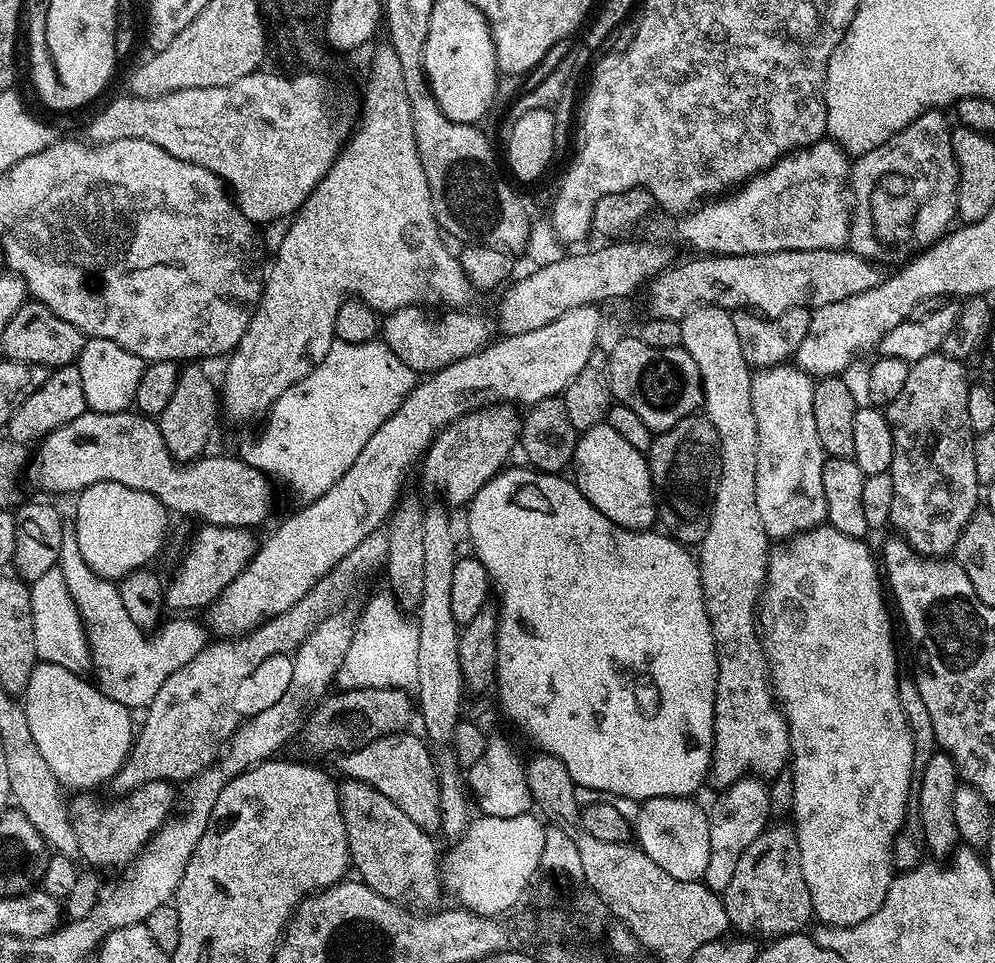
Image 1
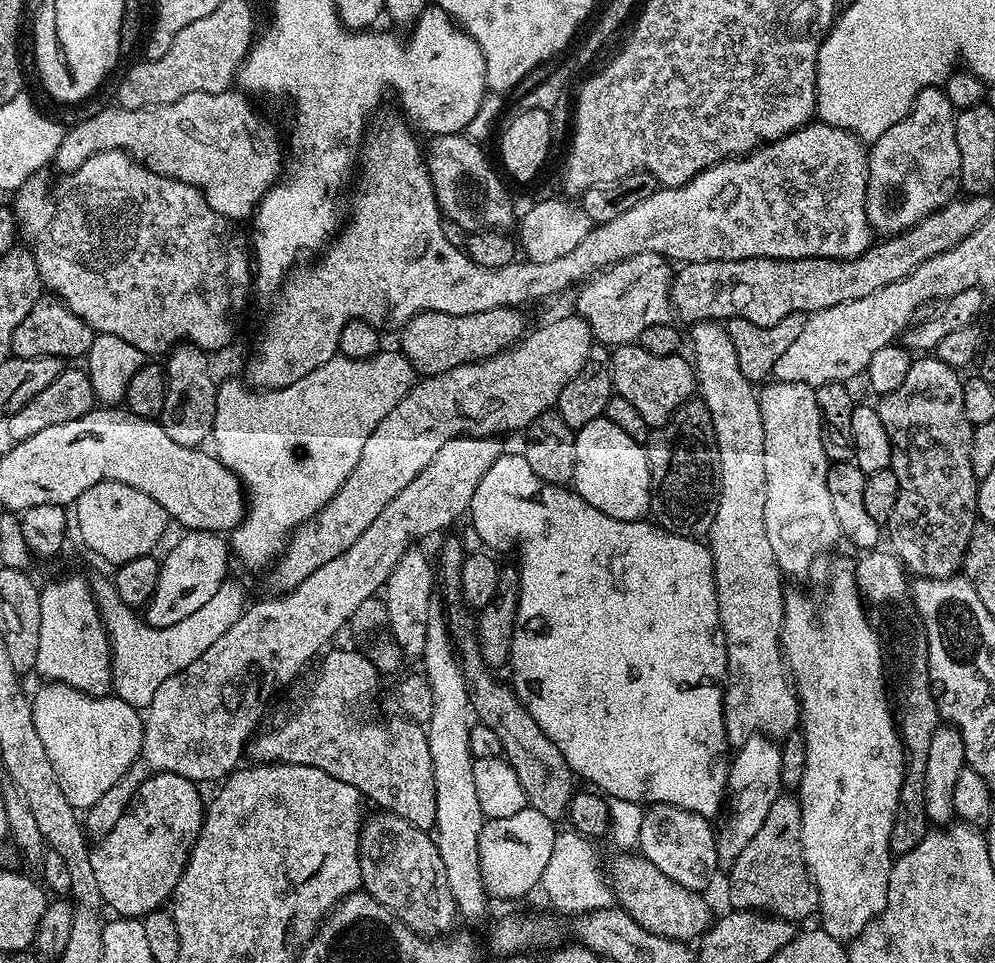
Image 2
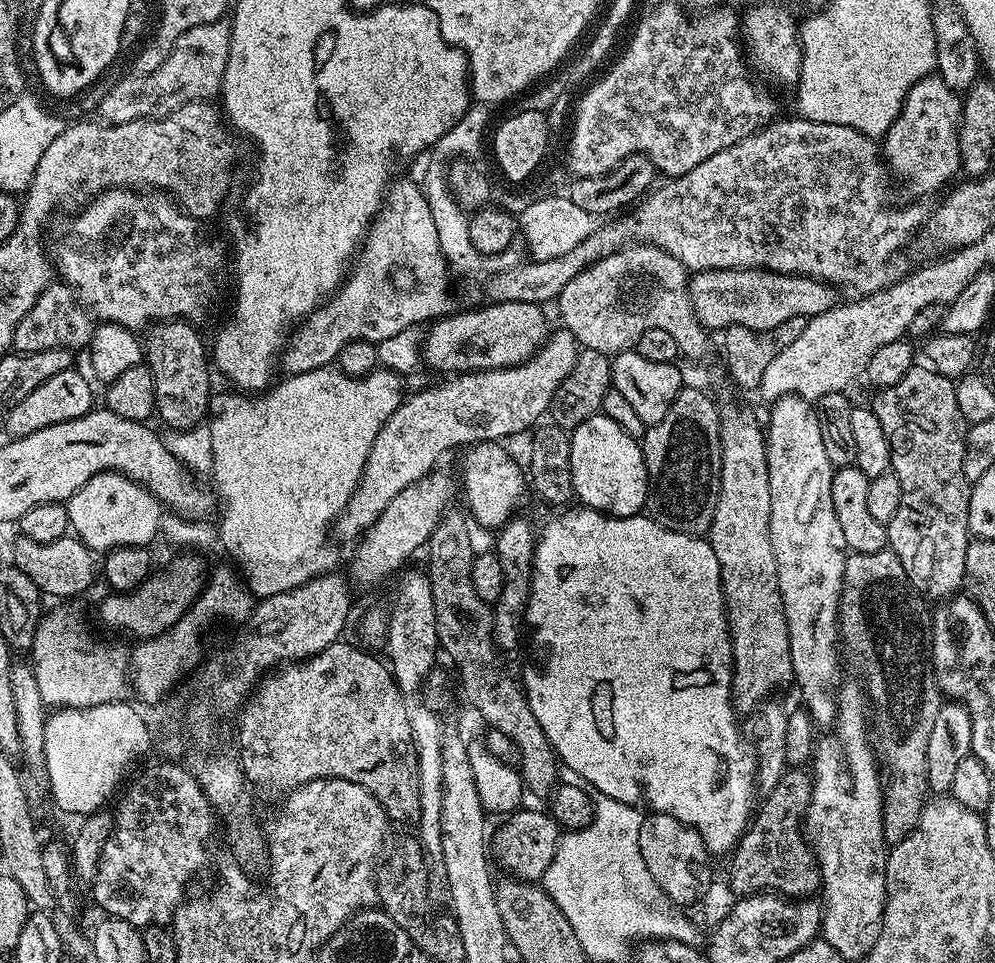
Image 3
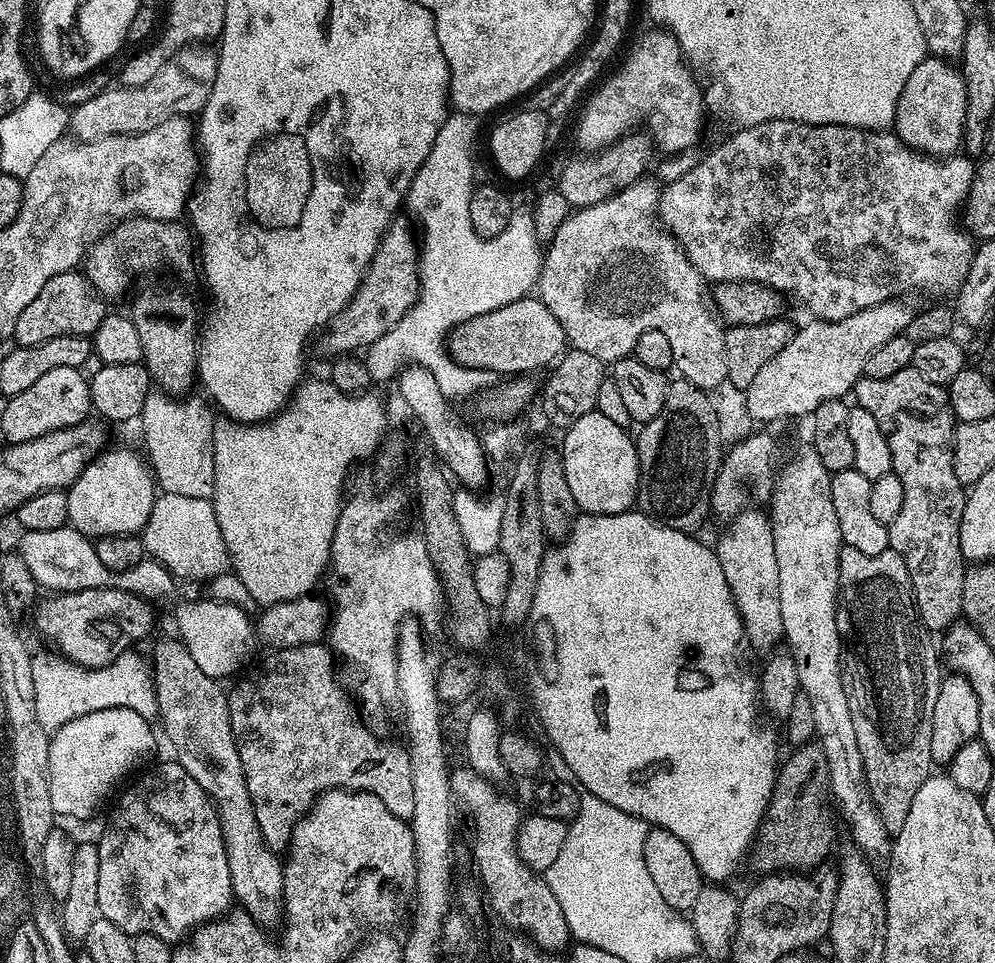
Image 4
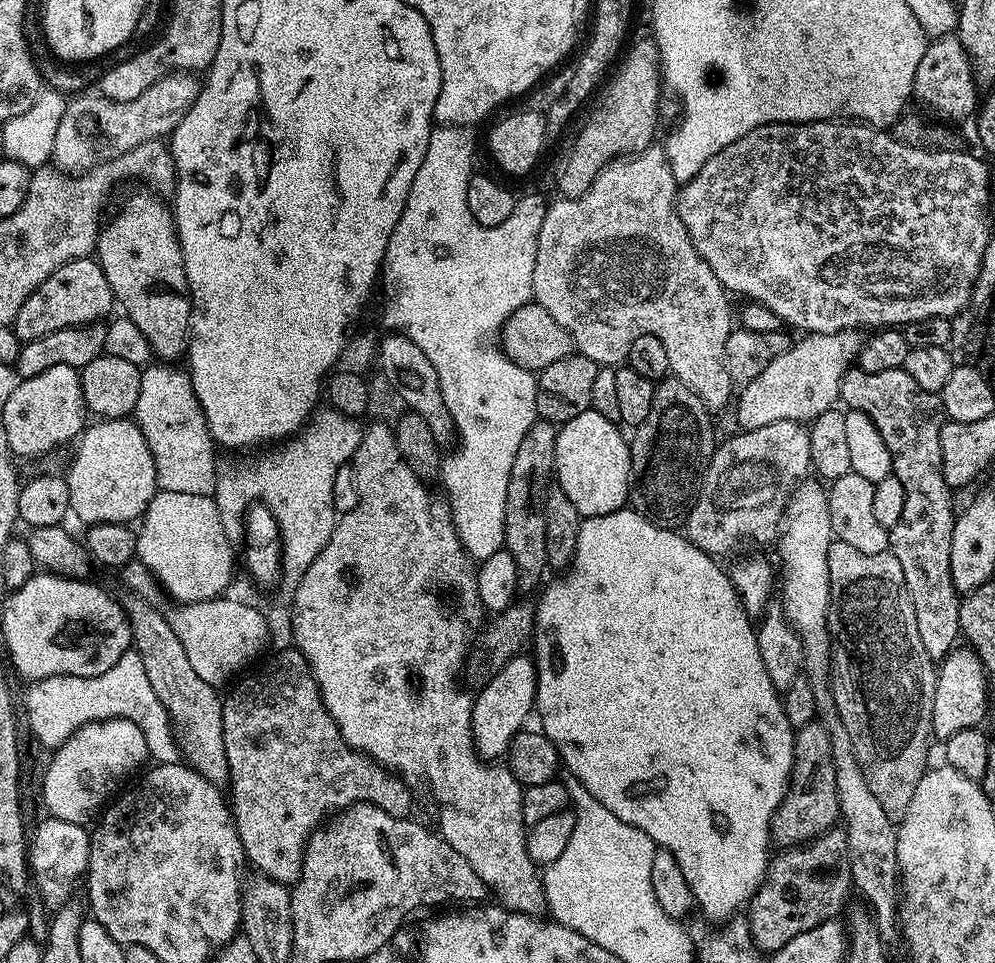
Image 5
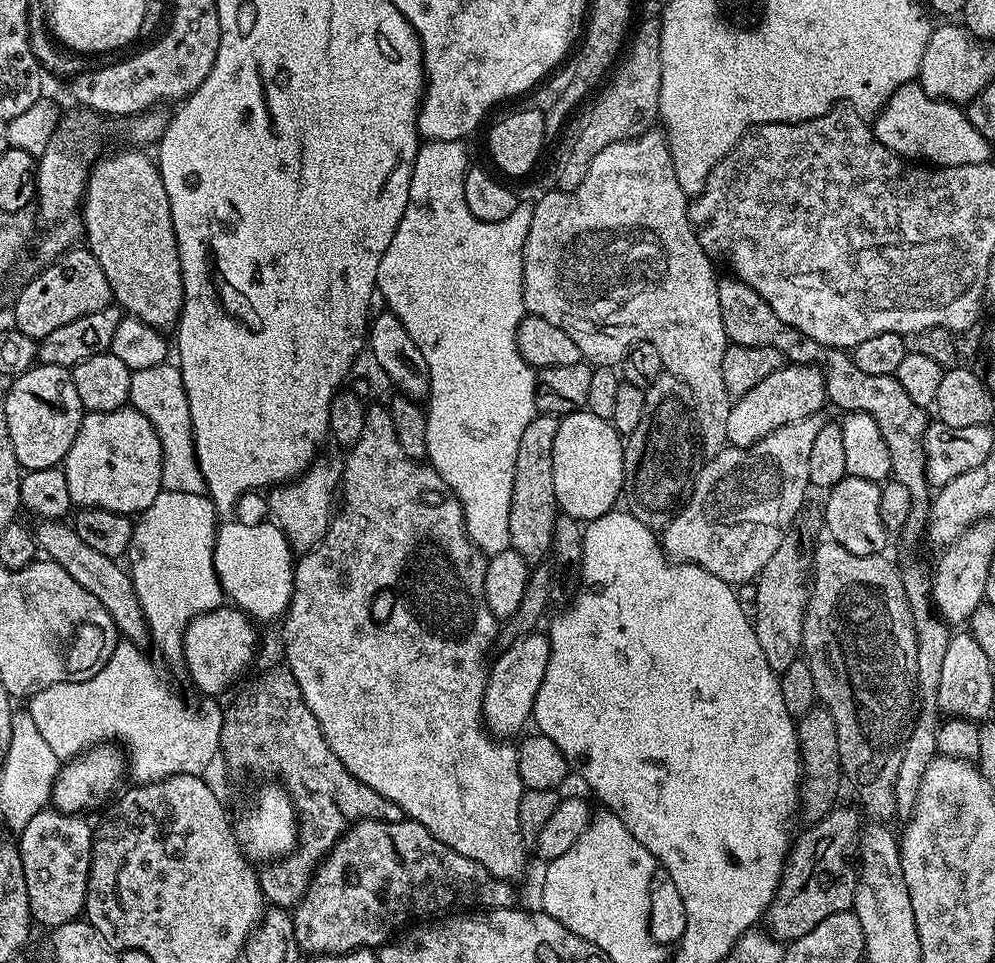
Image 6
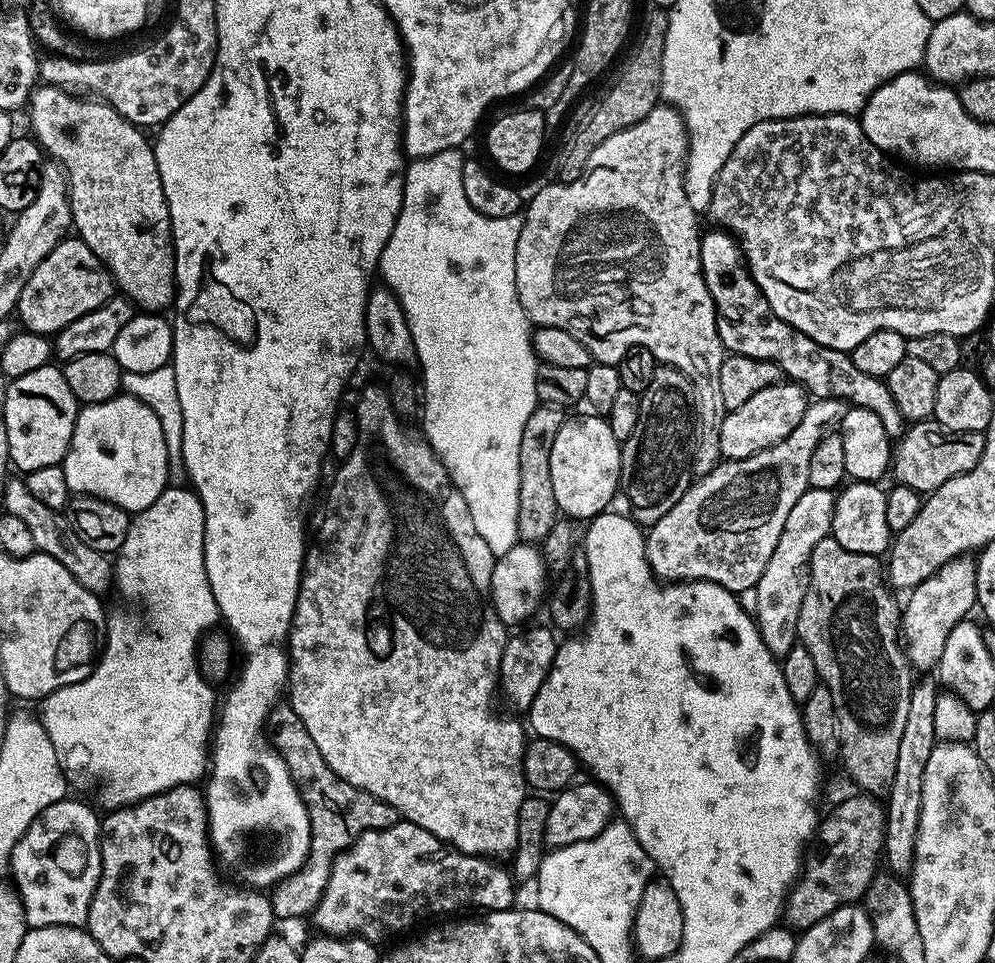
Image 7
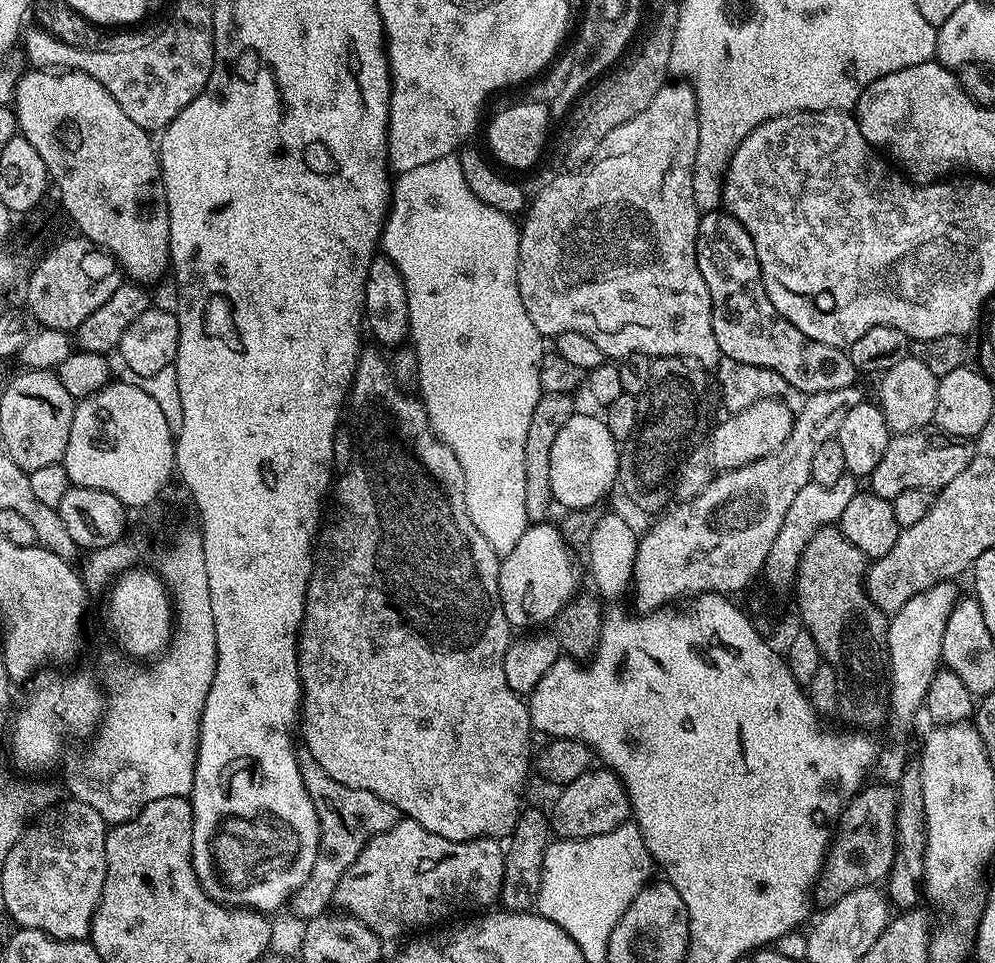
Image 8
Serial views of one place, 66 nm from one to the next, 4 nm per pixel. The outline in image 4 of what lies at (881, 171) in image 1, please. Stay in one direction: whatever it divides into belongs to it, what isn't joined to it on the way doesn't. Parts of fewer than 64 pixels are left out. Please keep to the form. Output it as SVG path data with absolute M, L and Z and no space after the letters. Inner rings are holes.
M925 55L898 98L894 134L907 148L926 156L947 158L961 151L966 122L966 82L955 63L940 56Z

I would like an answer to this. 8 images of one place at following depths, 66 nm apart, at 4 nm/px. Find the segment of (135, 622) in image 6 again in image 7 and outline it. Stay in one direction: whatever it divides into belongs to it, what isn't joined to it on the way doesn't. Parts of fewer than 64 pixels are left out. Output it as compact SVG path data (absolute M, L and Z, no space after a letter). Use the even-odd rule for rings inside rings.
M20 478L9 479L8 485L2 489L2 496L4 496L3 511L26 522L30 535L34 537L37 552L45 552L47 556L54 558L54 562L62 562L62 566L66 566L66 570L70 570L70 574L74 574L74 578L82 582L86 590L104 594L108 584L110 588L114 580L113 561L105 553L94 550L94 546L86 546L86 542L82 542L82 538L73 530L67 515L61 509L51 508L38 502L38 498L30 494L30 490Z

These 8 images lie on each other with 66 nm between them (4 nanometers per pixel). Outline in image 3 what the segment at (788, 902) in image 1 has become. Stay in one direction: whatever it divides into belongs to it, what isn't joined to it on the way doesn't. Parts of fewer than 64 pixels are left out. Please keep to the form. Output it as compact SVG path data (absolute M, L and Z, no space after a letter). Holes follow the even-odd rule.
M789 767L774 786L759 801L754 815L739 842L731 853L732 865L728 868L728 884L737 897L752 896L756 892L774 892L785 898L812 898L821 891L820 867L816 865L816 854L808 843L804 818L808 815L812 797L812 773L804 768Z

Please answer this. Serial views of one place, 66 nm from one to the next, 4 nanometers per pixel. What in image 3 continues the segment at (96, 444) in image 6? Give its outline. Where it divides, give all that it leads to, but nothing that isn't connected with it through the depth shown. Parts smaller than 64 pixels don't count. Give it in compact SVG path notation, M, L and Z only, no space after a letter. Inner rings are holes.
M103 472L76 491L68 501L71 531L88 549L103 554L122 546L148 546L162 528L162 505L138 482L120 472Z

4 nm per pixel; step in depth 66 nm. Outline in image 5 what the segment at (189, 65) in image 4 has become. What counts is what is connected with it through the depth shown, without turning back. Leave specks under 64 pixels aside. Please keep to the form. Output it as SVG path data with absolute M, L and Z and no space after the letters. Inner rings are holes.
M172 72L154 82L150 90L138 94L138 98L130 98L130 102L116 102L99 94L71 97L62 122L58 122L58 134L54 134L51 163L61 172L83 174L96 167L105 154L129 152L134 146L142 146L142 142L167 137L182 122L190 106L194 106L202 87L196 79L190 72Z

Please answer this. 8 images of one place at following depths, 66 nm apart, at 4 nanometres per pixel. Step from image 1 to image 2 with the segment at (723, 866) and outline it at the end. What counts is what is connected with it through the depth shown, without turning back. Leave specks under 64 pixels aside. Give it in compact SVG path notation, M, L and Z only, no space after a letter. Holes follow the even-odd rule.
M748 734L744 745L733 755L728 770L728 792L726 812L728 808L728 825L719 829L716 837L716 859L721 865L730 866L746 850L750 838L762 830L762 822L766 822L766 814L770 814L770 806L782 794L780 771L782 770L782 754L780 744L767 734Z

